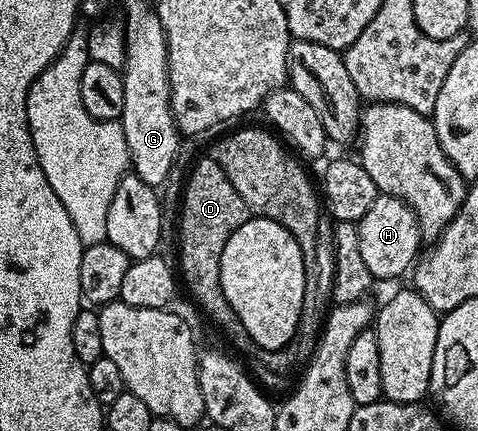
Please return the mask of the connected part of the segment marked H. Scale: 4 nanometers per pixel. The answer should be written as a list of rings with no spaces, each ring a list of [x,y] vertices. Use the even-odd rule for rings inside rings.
[[[381,193],[377,201],[373,201],[369,213],[365,213],[365,217],[359,220],[357,226],[361,241],[361,258],[365,260],[372,280],[395,279],[398,275],[405,274],[407,270],[407,274],[412,270],[420,254],[421,236],[419,222],[415,220],[415,215],[403,200],[396,199],[394,195]]]

